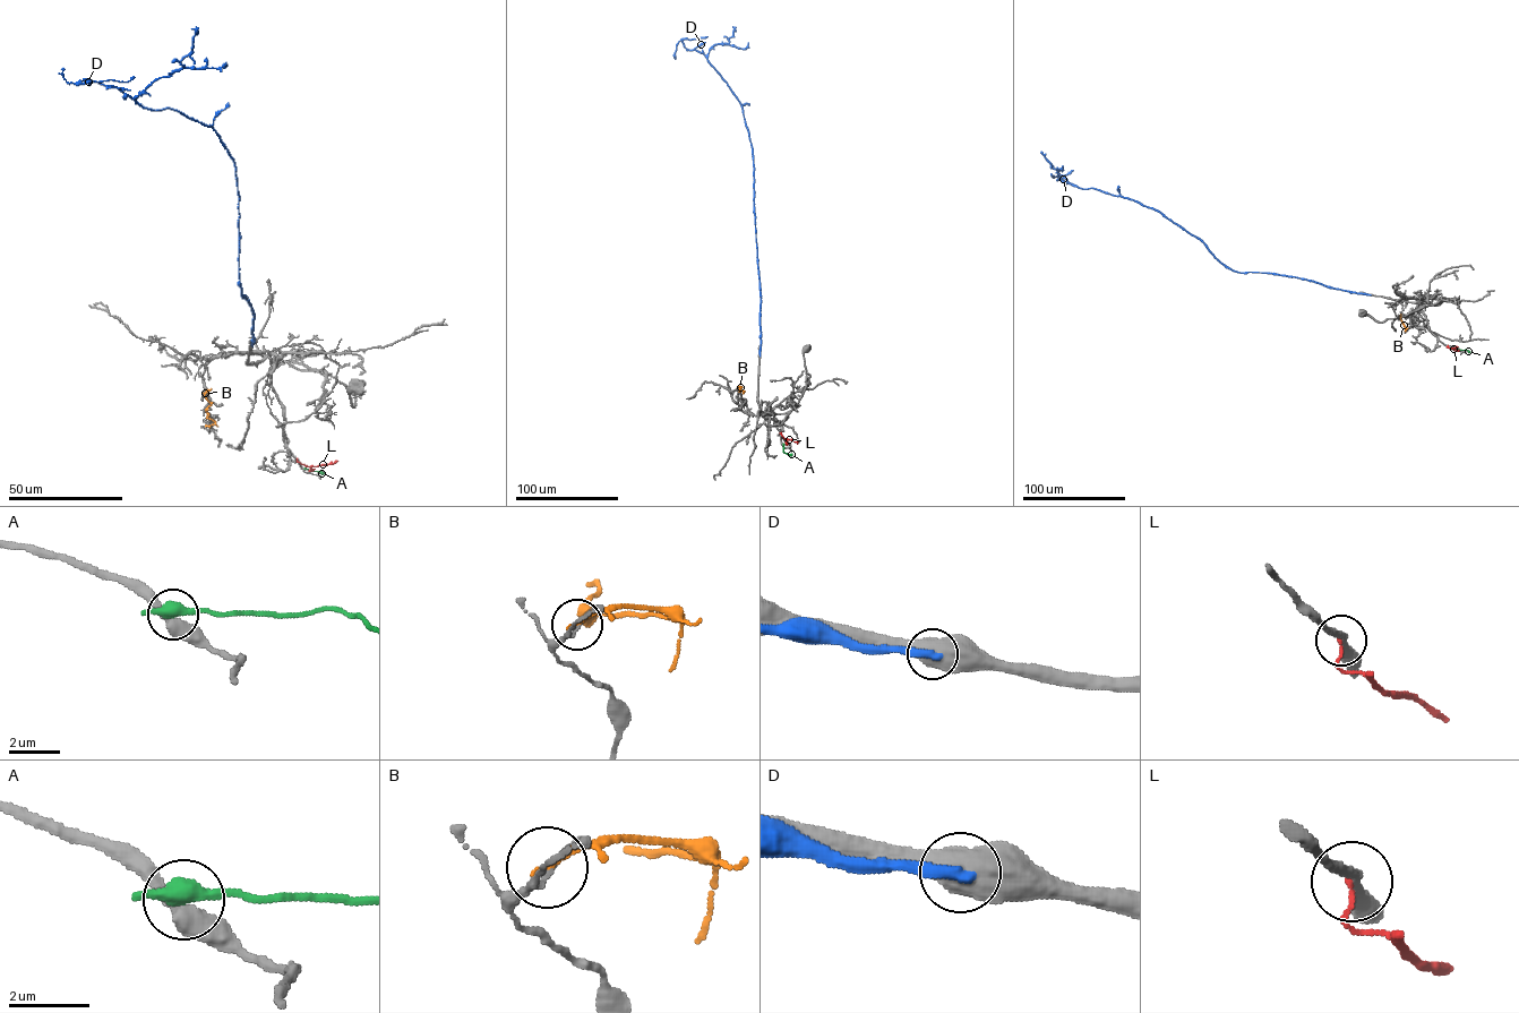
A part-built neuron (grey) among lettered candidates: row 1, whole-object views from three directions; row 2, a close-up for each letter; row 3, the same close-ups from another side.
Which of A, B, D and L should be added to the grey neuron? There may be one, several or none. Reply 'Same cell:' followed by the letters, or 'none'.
Same cell: none

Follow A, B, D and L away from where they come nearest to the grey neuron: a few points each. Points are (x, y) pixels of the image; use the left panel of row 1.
A: (305, 469), (324, 473)
B: (206, 426), (215, 423), (207, 418), (206, 410), (212, 403), (204, 396), (212, 388)
D: (252, 345), (234, 163), (211, 126), (79, 83), (135, 77)
L: (297, 460), (308, 466), (335, 461)

